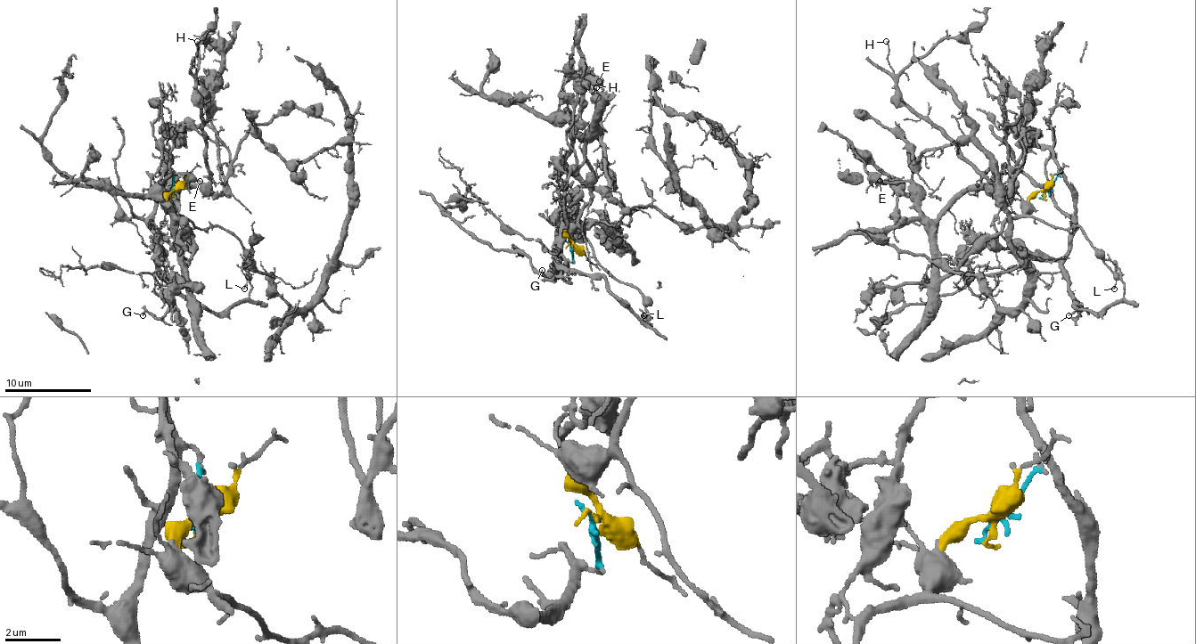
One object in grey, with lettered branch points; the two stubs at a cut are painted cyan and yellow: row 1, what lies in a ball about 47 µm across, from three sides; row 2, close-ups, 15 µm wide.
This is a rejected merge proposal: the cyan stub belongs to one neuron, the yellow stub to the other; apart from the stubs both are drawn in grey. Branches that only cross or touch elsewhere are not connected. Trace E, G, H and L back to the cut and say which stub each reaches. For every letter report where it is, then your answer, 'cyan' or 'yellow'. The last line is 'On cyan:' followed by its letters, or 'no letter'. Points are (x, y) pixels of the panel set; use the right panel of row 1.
E: at (880, 181); yellow
G: at (1069, 315); cyan
H: at (886, 41); yellow
L: at (1114, 289); yellow
On cyan: G

